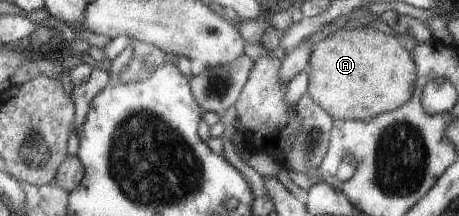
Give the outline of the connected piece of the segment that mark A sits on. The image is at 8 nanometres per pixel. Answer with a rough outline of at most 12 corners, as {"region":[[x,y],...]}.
{"region":[[335,28],[312,48],[308,94],[332,120],[412,96],[394,35]]}

